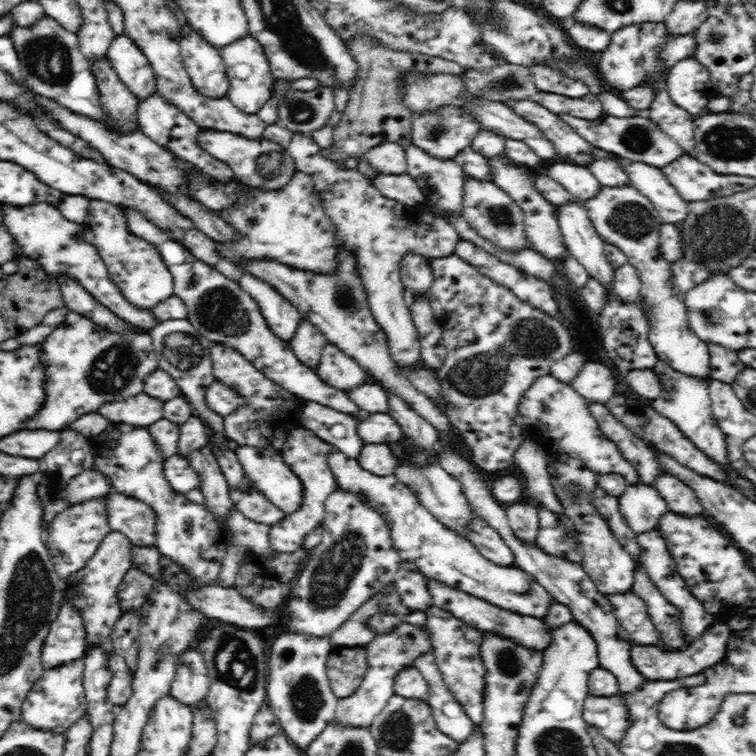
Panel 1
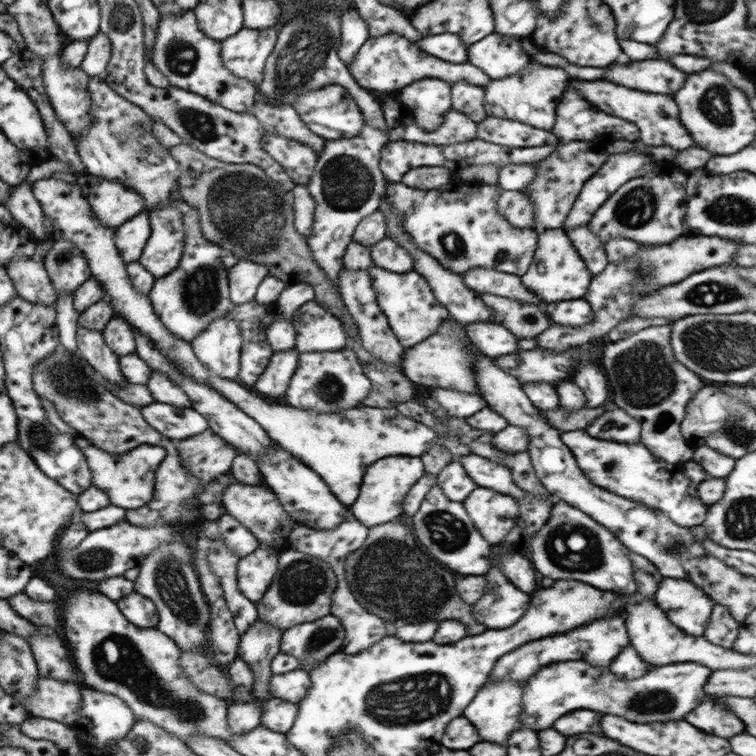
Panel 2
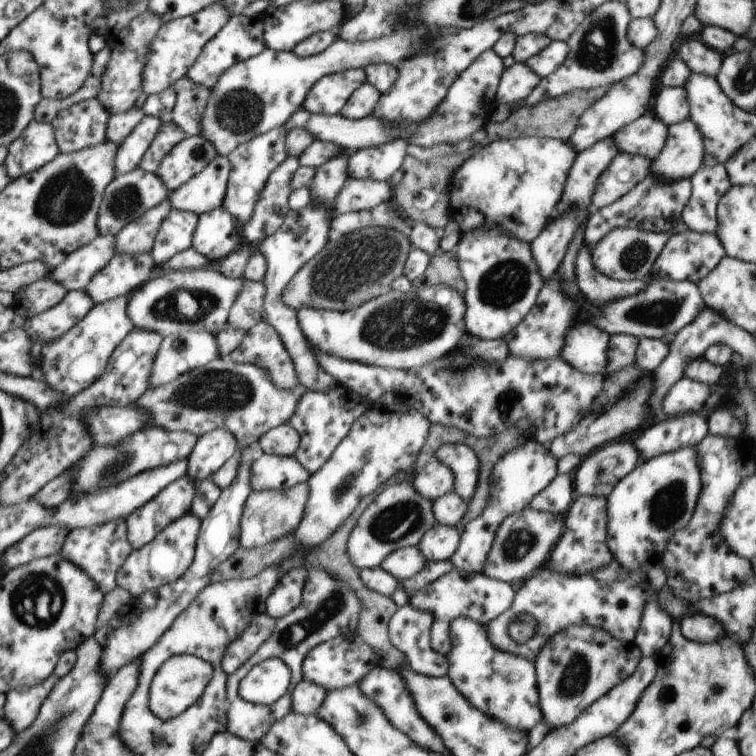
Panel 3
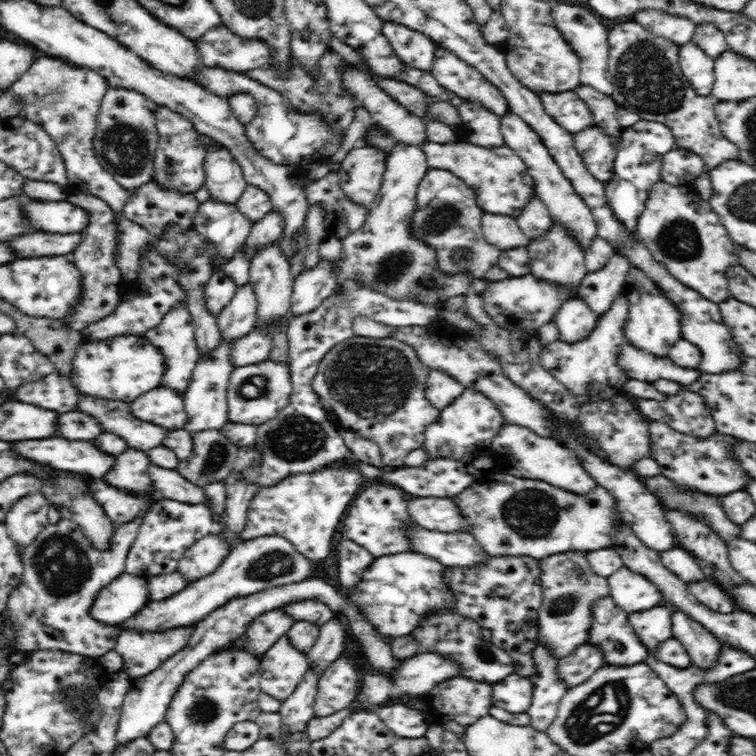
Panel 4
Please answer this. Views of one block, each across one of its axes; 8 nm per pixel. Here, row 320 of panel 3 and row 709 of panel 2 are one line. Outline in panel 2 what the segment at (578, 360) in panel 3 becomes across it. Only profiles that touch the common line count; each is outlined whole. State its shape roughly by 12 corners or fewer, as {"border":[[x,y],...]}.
{"border":[[588,709],[568,712],[552,728],[567,738],[603,734],[601,715]]}

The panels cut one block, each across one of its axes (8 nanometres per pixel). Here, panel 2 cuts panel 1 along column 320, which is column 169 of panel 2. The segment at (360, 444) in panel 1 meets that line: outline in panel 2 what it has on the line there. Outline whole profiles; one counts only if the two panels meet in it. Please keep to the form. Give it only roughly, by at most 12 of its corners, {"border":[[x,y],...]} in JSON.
{"border":[[154,401],[141,415],[174,441],[209,429],[197,410]]}

